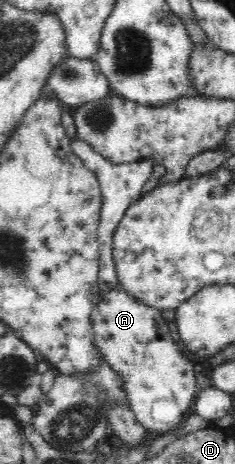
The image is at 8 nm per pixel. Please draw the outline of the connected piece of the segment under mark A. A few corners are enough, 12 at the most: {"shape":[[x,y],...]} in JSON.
{"shape":[[122,286],[91,313],[146,430],[189,417],[196,375],[162,310]]}

